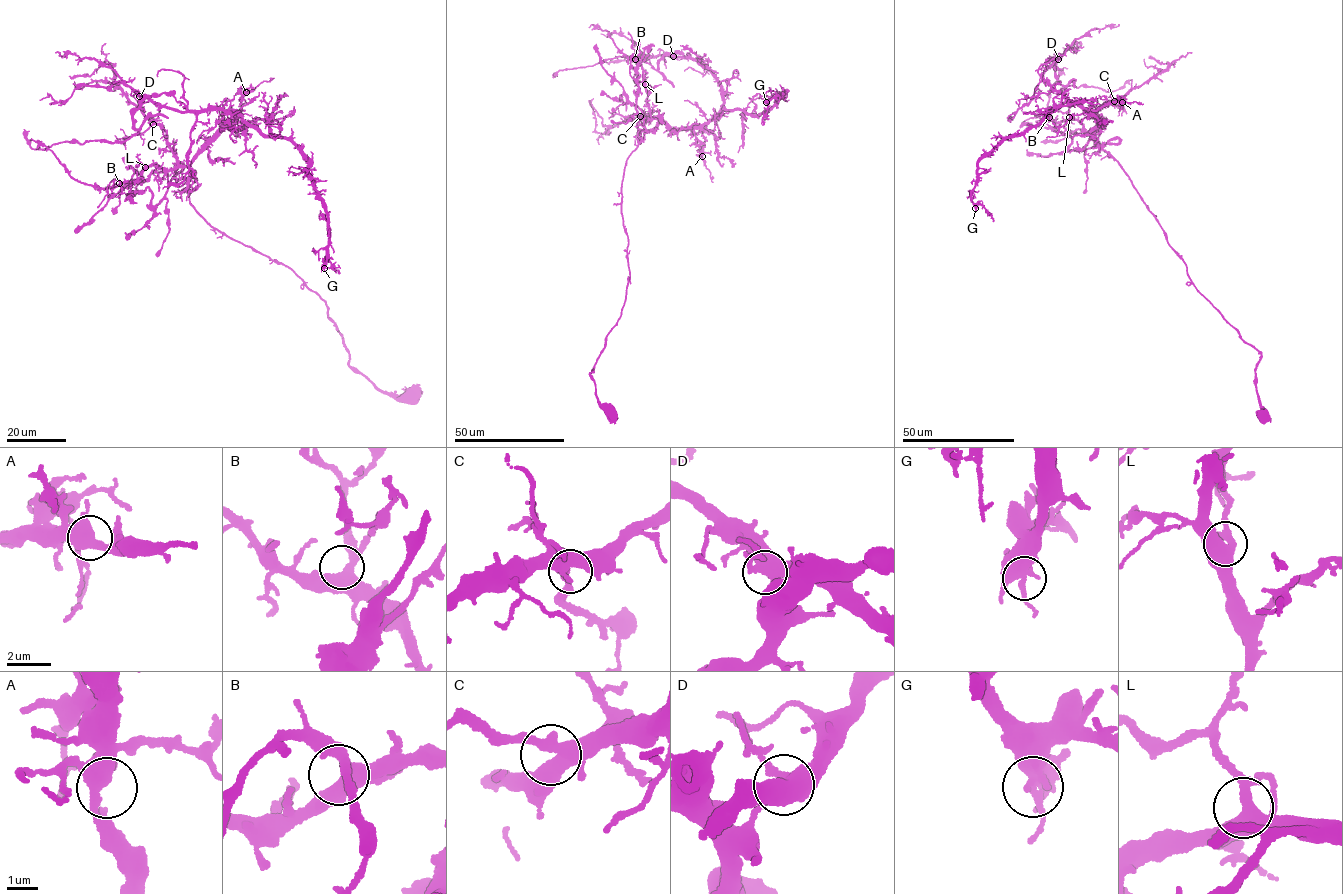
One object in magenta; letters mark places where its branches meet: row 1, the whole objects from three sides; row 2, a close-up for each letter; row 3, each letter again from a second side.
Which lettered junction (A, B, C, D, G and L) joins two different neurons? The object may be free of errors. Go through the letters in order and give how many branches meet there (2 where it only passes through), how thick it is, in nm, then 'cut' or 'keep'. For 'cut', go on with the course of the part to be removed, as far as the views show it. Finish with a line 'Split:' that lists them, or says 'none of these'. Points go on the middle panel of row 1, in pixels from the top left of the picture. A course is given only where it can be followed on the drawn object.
A: 5 | 420 nm | keep
B: 4 | 400 nm | keep
C: 4 | 360 nm | keep
D: 5 | 440 nm | cut | (673, 56), (661, 57), (656, 69), (641, 59), (617, 56), (592, 66), (559, 70), (552, 77)
G: 4 | 440 nm | keep
L: 4 | 400 nm | keep
Split: D

